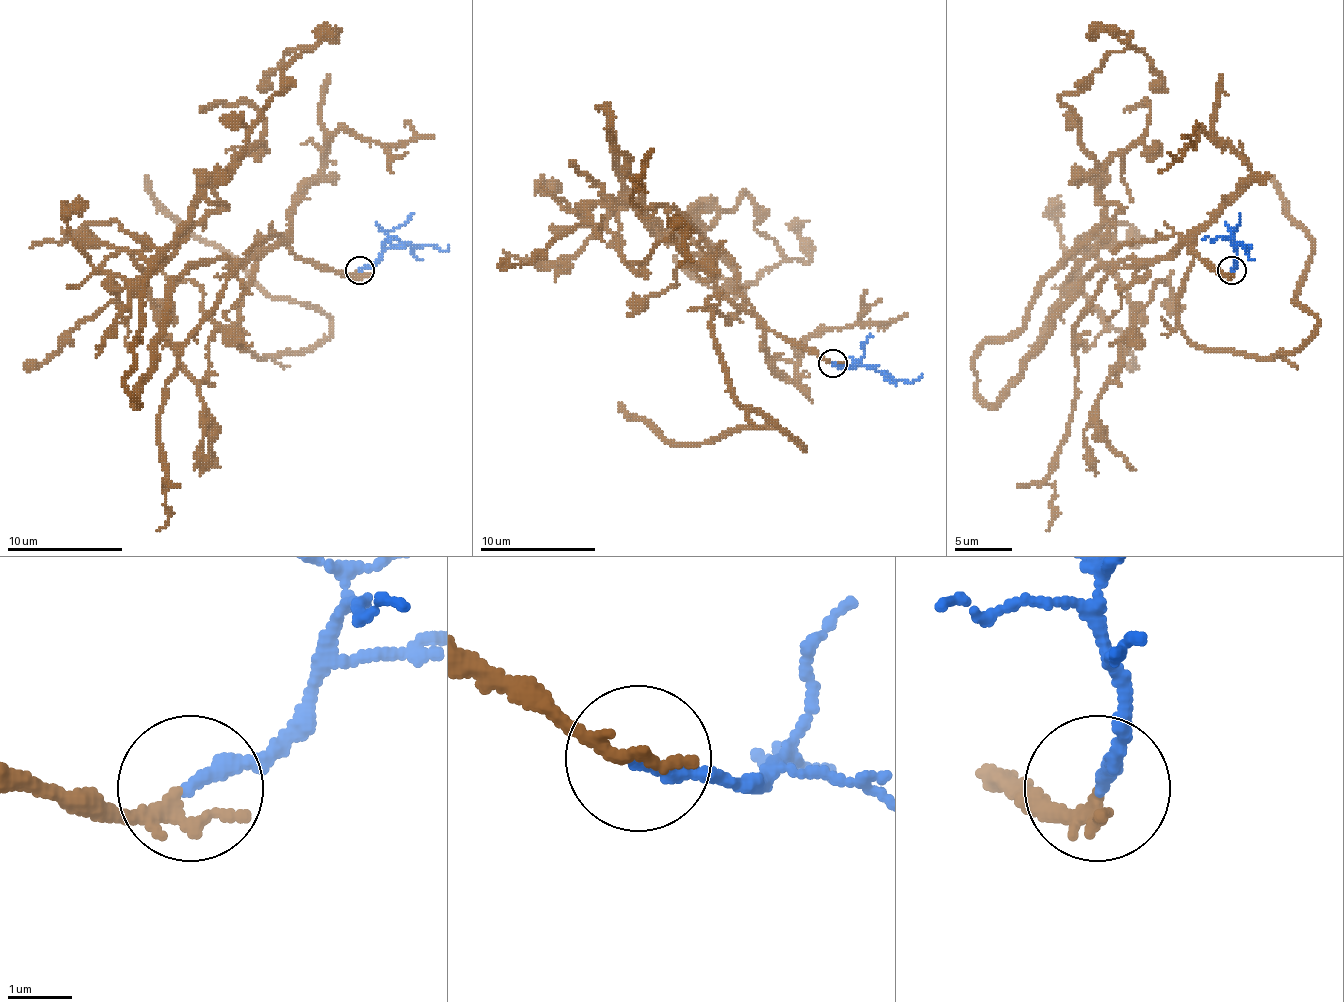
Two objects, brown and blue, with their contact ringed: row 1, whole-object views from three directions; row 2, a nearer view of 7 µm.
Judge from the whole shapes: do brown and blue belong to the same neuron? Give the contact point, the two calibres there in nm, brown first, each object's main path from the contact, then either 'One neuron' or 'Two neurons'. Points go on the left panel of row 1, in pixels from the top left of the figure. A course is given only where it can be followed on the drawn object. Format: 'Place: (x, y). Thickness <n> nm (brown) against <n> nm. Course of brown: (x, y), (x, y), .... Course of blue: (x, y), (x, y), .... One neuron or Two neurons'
Place: (359, 270). Thickness 170 nm (brown) against 240 nm. Course of brown: (359, 271), (284, 245), (194, 262), (136, 403), (128, 395), (148, 268), (310, 49), (261, 92). Course of blue: (359, 271), (387, 248), (445, 251), (448, 245). One neuron

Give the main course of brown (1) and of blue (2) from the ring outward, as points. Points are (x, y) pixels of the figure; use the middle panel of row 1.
1: (832, 362), (647, 215), (598, 108), (622, 189), (665, 235), (746, 192), (783, 258), (734, 299)
2: (832, 362), (849, 368), (861, 365), (910, 383), (919, 380), (922, 374)

